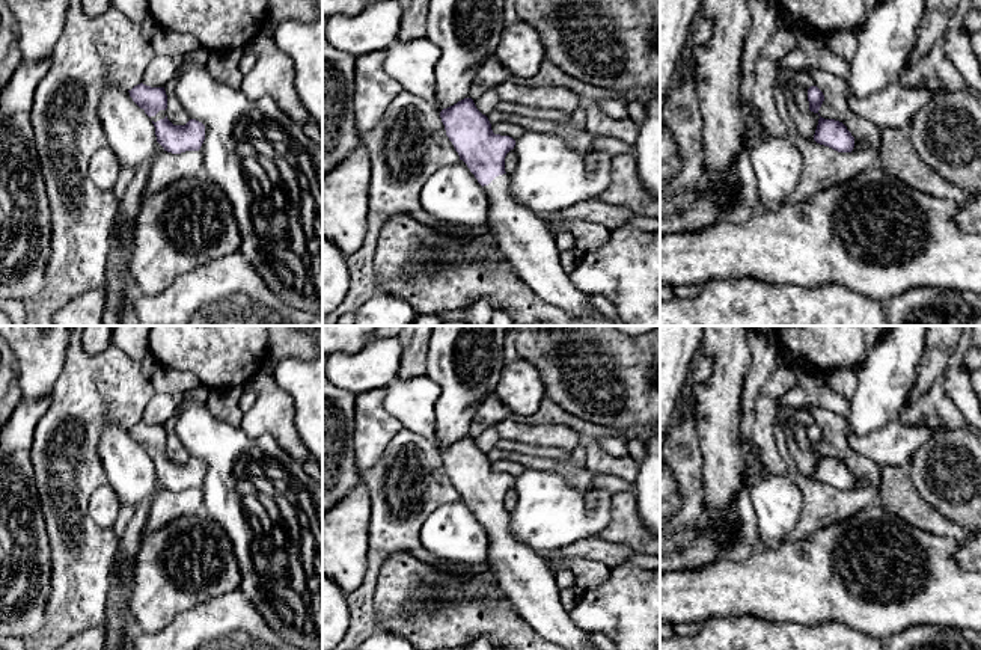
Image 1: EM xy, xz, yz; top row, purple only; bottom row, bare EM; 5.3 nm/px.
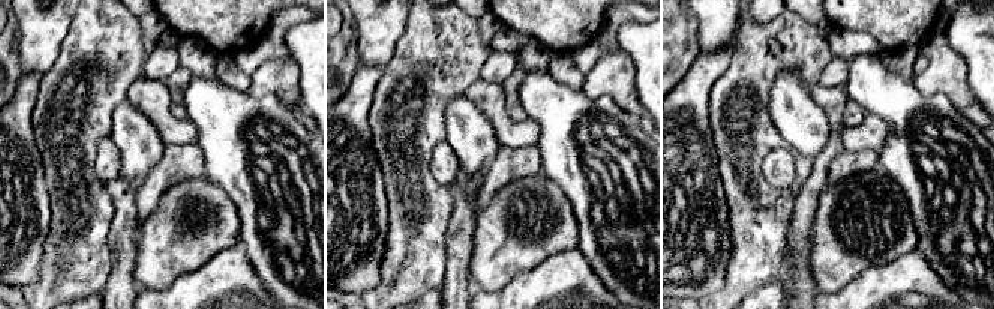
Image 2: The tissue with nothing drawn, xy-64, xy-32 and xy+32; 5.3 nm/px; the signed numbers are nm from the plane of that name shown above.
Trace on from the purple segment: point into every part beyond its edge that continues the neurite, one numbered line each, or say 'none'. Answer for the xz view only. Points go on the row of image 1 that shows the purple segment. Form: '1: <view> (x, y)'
1: xz (525, 239)

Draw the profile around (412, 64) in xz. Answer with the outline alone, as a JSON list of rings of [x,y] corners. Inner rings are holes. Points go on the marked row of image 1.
[[[426,38],[396,41],[386,50],[383,68],[404,90],[422,100],[434,100],[437,45]]]

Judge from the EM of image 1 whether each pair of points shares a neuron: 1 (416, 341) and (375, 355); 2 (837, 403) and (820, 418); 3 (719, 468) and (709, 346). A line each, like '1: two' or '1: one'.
1: two
2: two
3: one

